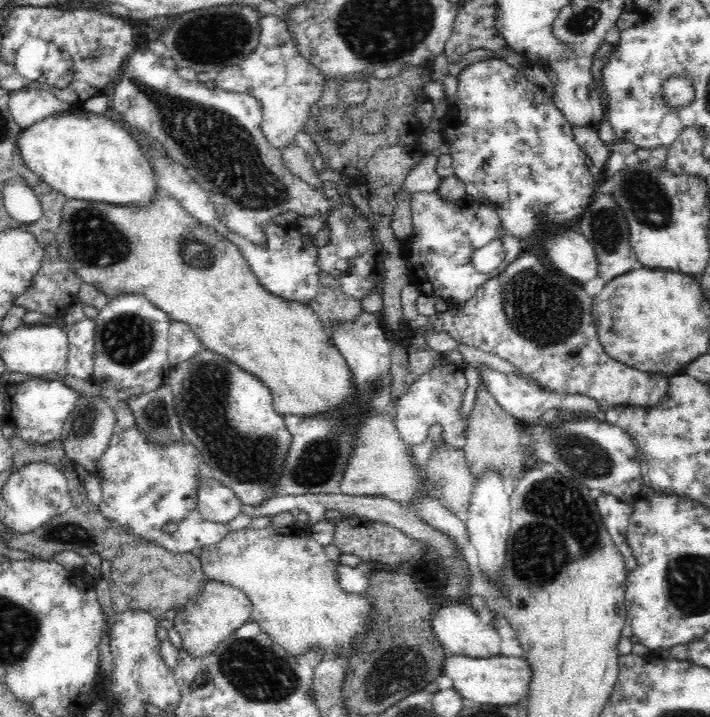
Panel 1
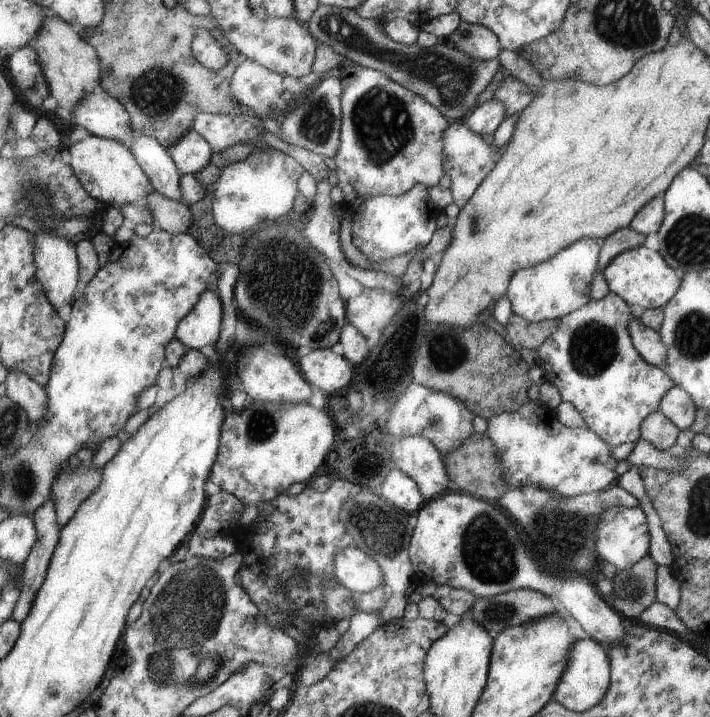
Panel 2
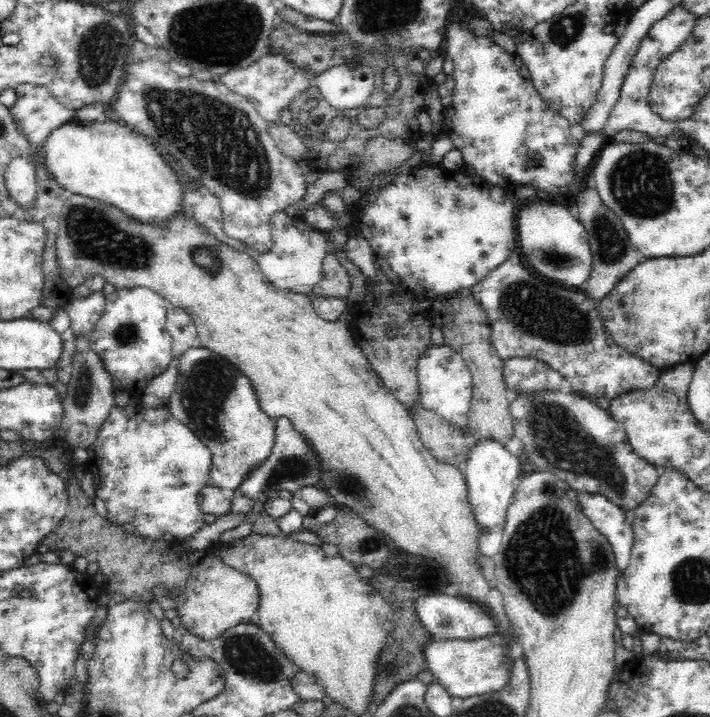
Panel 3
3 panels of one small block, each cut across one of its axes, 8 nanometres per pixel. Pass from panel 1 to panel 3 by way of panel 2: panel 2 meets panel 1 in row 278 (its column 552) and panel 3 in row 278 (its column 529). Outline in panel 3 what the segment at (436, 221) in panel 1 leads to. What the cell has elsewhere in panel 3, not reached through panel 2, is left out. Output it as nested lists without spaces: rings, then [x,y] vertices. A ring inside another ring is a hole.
[[[418,165],[410,172],[398,174],[386,188],[382,188],[374,202],[368,202],[362,214],[357,216],[357,224],[363,229],[370,226],[367,240],[374,254],[384,258],[410,290],[433,300],[436,294],[472,288],[516,251],[515,206],[508,196],[500,202],[492,200],[490,188],[476,184],[472,176],[466,178],[466,174],[460,174],[460,180],[456,180],[450,170],[448,176],[432,174],[430,168]]]

